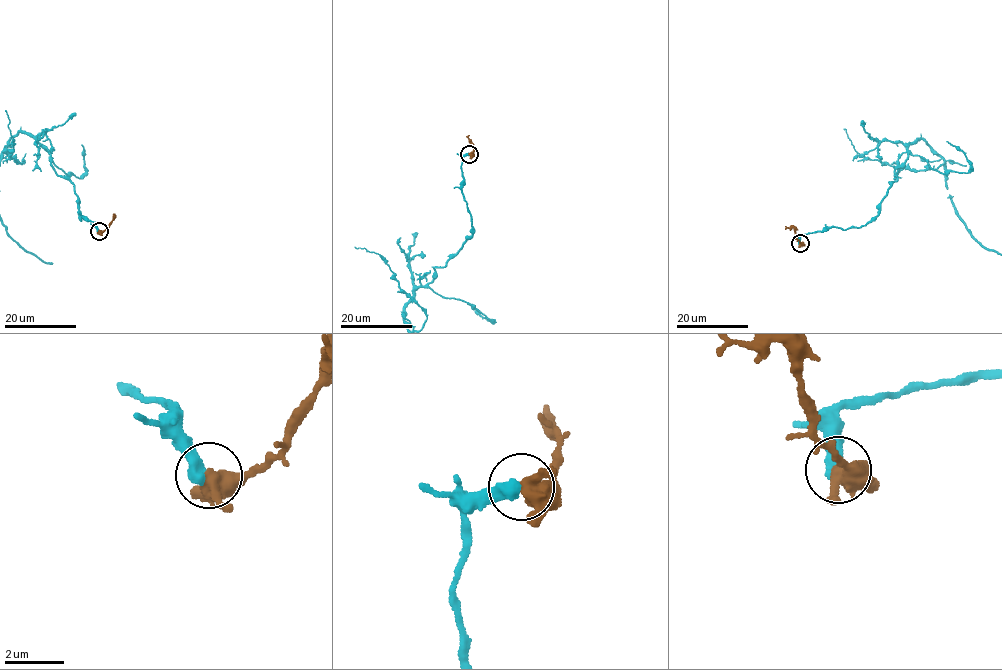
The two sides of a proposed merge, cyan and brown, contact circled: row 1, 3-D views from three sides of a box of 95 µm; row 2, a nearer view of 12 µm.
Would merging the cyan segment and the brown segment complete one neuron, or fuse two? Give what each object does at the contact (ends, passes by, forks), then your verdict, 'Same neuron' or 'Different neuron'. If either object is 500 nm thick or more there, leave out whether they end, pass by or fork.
Same neuron

